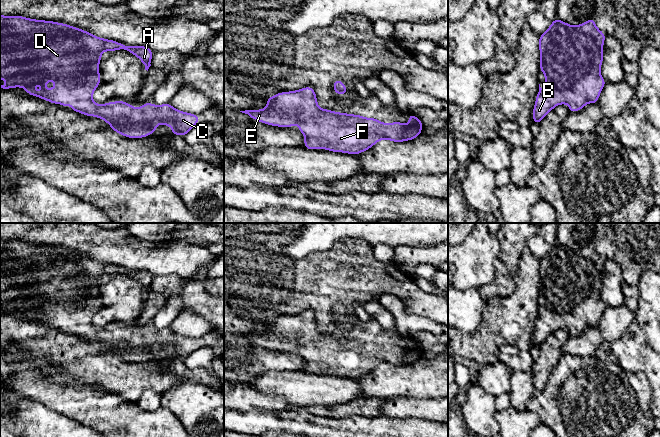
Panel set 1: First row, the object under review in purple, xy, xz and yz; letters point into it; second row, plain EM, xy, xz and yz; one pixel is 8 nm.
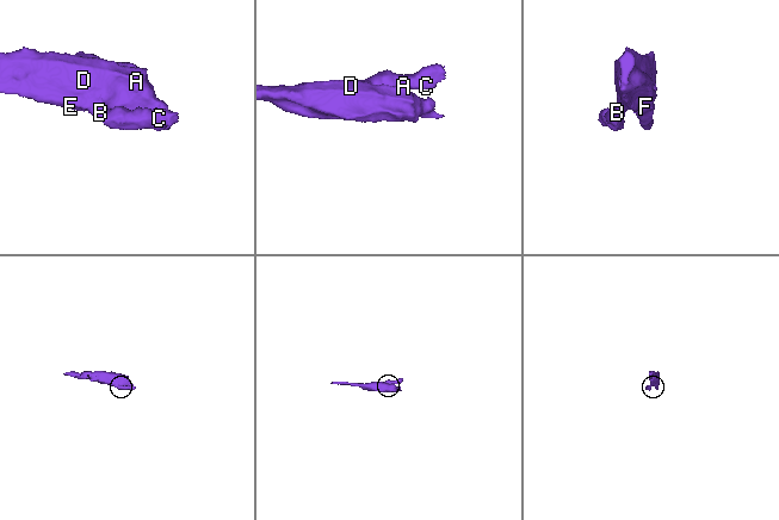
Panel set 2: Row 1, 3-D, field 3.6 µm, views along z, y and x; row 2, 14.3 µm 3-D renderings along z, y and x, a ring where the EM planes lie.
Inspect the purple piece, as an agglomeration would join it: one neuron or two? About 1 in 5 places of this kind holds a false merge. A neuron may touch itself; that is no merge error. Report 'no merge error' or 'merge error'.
no merge error

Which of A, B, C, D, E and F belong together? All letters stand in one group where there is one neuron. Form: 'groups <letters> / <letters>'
groups A B C D E F

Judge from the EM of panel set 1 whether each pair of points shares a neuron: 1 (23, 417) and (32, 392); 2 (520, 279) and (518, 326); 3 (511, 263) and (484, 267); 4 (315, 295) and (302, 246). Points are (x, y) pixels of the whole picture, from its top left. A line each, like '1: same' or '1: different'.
1: different
2: same
3: different
4: different

